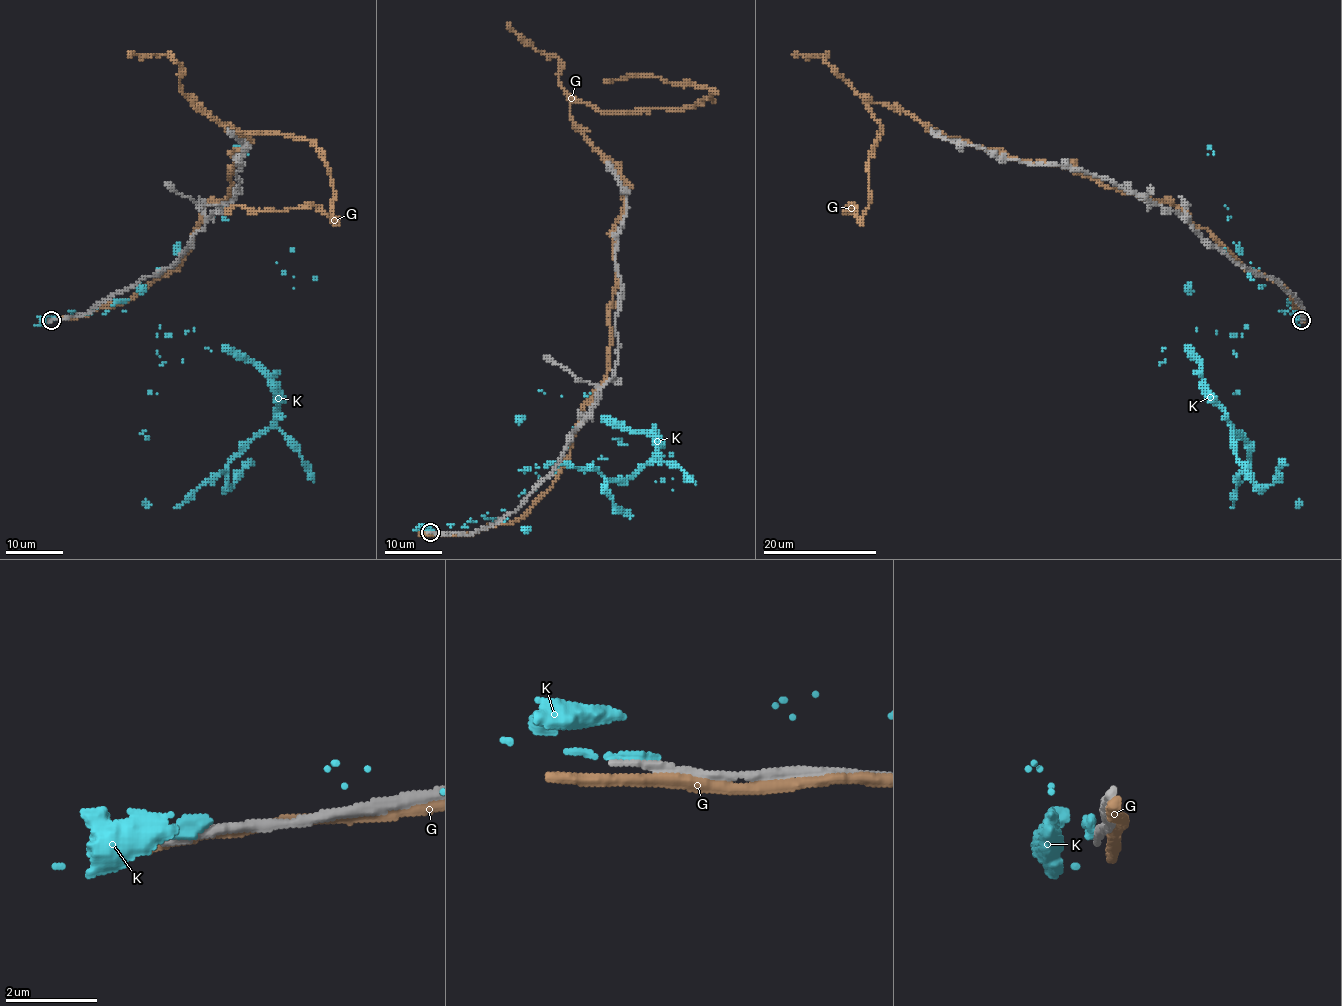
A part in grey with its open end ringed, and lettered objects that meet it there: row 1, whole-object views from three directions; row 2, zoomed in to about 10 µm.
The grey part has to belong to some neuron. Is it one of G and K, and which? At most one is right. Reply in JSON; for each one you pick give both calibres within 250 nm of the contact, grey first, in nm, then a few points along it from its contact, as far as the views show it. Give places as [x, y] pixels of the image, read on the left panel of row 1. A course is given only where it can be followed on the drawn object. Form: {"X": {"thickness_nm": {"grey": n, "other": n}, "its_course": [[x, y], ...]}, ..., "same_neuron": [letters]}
{"same_neuron": []}

